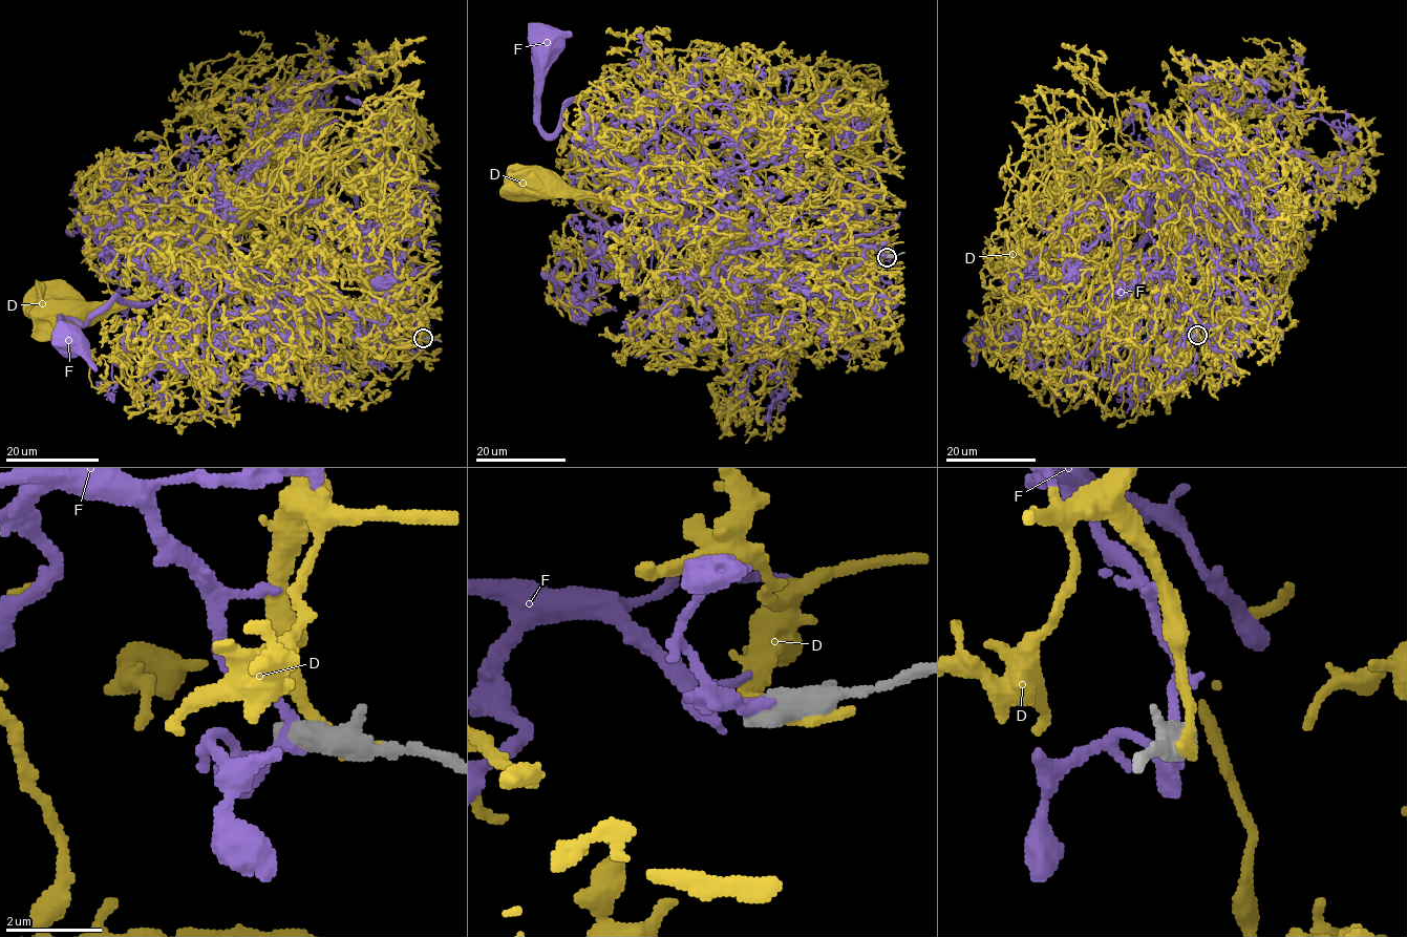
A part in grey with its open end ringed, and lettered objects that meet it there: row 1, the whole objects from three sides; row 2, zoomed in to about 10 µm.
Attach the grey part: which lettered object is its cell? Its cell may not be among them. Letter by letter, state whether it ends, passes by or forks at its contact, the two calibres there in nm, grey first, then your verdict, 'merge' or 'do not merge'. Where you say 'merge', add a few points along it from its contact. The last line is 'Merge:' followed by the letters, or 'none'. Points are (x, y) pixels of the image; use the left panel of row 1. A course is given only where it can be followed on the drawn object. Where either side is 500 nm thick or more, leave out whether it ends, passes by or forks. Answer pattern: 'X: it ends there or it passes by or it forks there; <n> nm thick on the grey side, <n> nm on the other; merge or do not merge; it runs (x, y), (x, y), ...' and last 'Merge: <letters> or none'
D: 500 nm thick on the grey side, 360 nm on the other; do not merge
F: 600 nm thick on the grey side, 220 nm on the other; do not merge
Merge: none

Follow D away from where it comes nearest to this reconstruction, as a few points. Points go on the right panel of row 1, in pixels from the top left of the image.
D: (1197, 334), (1211, 233), (1197, 213), (1175, 229), (1162, 201), (1170, 186), (1162, 260), (1121, 312)

